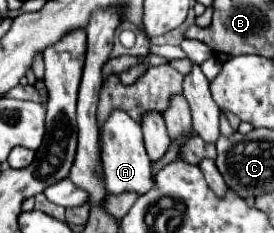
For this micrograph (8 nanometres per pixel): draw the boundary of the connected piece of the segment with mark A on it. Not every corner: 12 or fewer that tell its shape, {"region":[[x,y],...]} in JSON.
{"region":[[113,111],[101,133],[109,195],[155,187],[141,125]]}

